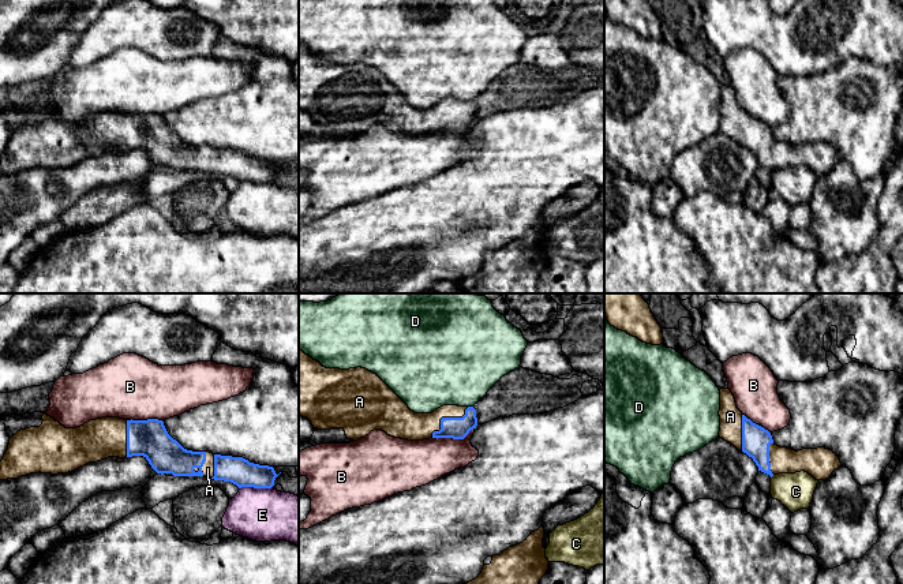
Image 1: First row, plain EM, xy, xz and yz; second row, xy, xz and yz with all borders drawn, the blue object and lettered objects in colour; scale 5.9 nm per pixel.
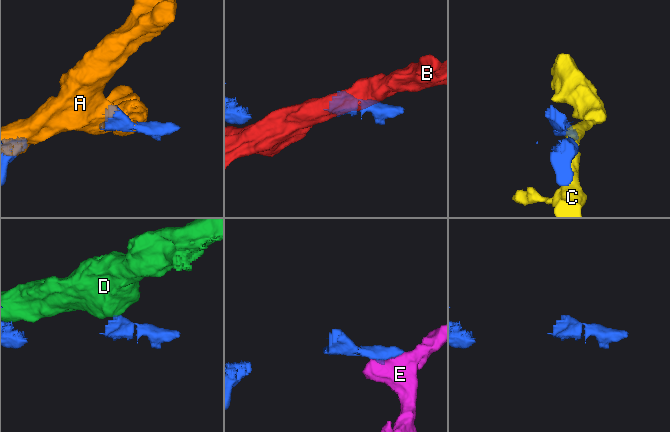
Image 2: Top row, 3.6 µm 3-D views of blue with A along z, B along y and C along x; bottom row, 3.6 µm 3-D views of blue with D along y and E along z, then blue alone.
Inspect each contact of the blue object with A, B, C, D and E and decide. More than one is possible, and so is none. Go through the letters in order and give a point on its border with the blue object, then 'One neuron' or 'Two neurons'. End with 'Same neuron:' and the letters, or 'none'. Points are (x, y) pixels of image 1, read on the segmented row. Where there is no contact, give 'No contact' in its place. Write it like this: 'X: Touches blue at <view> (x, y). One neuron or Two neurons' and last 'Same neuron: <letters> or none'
A: Touches blue at xz (445, 418). One neuron
B: Touches blue at xz (453, 438). Two neurons
C: No contact. Two neurons
D: Touches blue at xz (471, 407). Two neurons
E: Touches blue at xy (255, 487). Two neurons
Same neuron: A

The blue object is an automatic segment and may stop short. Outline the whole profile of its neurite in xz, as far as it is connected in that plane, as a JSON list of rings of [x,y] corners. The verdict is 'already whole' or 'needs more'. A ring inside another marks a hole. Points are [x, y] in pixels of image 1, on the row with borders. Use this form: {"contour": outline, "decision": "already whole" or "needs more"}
{"contour": [[[300,349],[299,416],[307,418],[318,430],[342,428],[346,438],[353,441],[374,430],[408,441],[464,439],[477,426],[473,407],[443,405],[431,413],[415,413],[376,374],[361,367],[326,368]]], "decision": "needs more"}

